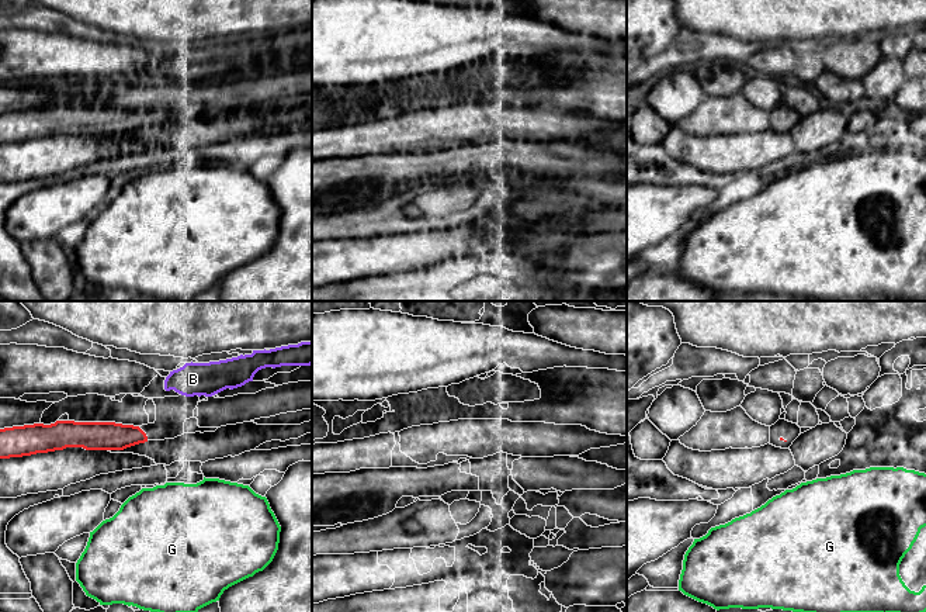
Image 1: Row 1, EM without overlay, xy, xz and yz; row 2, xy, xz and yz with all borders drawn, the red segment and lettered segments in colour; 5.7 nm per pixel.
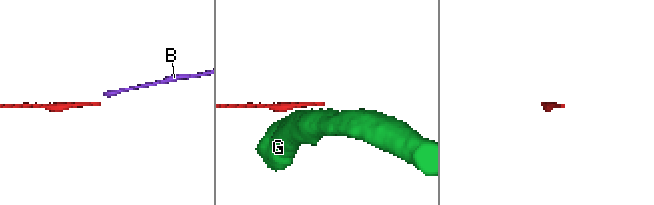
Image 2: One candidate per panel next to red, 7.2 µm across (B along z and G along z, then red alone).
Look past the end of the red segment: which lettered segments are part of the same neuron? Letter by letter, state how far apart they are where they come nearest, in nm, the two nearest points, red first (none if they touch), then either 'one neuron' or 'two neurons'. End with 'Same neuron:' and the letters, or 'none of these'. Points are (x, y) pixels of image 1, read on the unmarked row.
B: 260 nm apart; from red across xy (138, 111), (166, 75); two neurons
G: 260 nm apart; from red across xy (122, 134), (142, 173); two neurons
Same neuron: none of these

